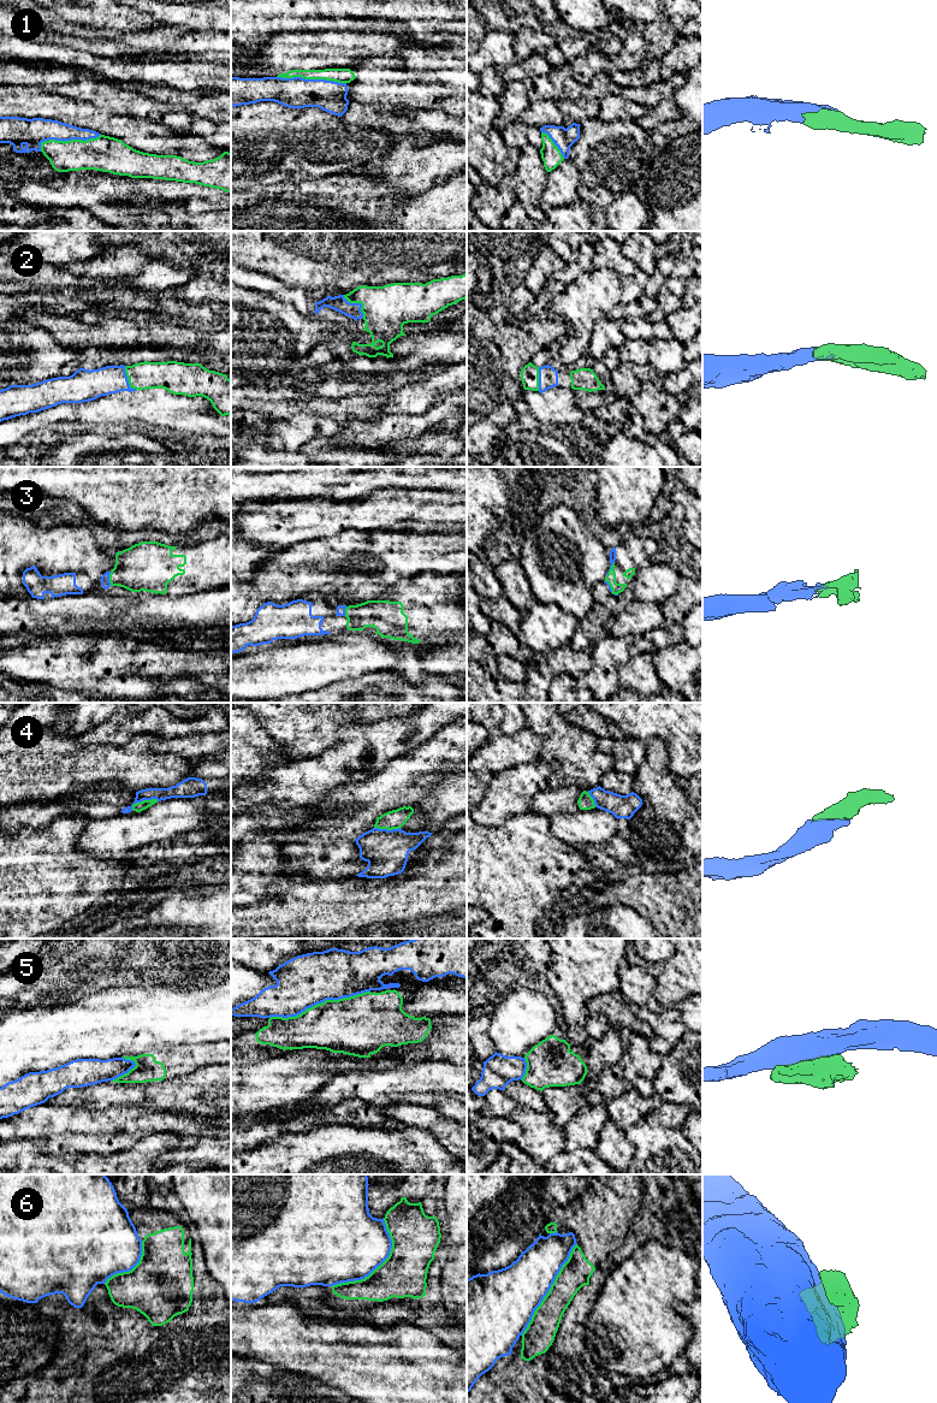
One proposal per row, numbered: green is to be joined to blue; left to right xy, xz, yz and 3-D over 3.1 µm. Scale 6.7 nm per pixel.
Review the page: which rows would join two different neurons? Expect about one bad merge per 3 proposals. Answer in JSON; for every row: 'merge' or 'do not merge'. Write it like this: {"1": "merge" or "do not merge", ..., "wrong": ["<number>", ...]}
{"1": "merge", "2": "merge", "3": "merge", "4": "merge", "5": "do not merge", "6": "do not merge", "wrong": ["5", "6"]}

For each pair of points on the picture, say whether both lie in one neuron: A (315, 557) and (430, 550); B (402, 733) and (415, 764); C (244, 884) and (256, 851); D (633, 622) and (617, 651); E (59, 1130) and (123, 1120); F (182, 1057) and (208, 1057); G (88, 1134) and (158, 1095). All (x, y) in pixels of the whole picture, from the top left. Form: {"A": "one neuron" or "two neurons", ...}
{"A": "one neuron", "B": "two neurons", "C": "one neuron", "D": "two neurons", "E": "one neuron", "F": "one neuron", "G": "two neurons"}

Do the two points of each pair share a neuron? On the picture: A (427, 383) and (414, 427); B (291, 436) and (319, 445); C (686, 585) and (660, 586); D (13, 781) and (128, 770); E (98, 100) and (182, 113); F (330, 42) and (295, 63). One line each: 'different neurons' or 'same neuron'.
A: different neurons
B: different neurons
C: different neurons
D: same neuron
E: same neuron
F: same neuron

